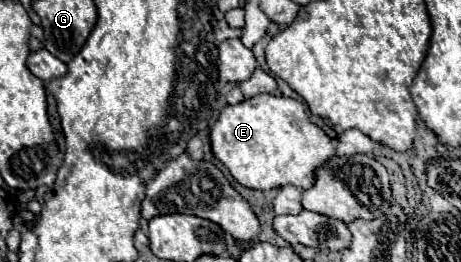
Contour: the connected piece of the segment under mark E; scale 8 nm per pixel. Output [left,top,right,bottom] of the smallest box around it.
[209,93,337,191]

